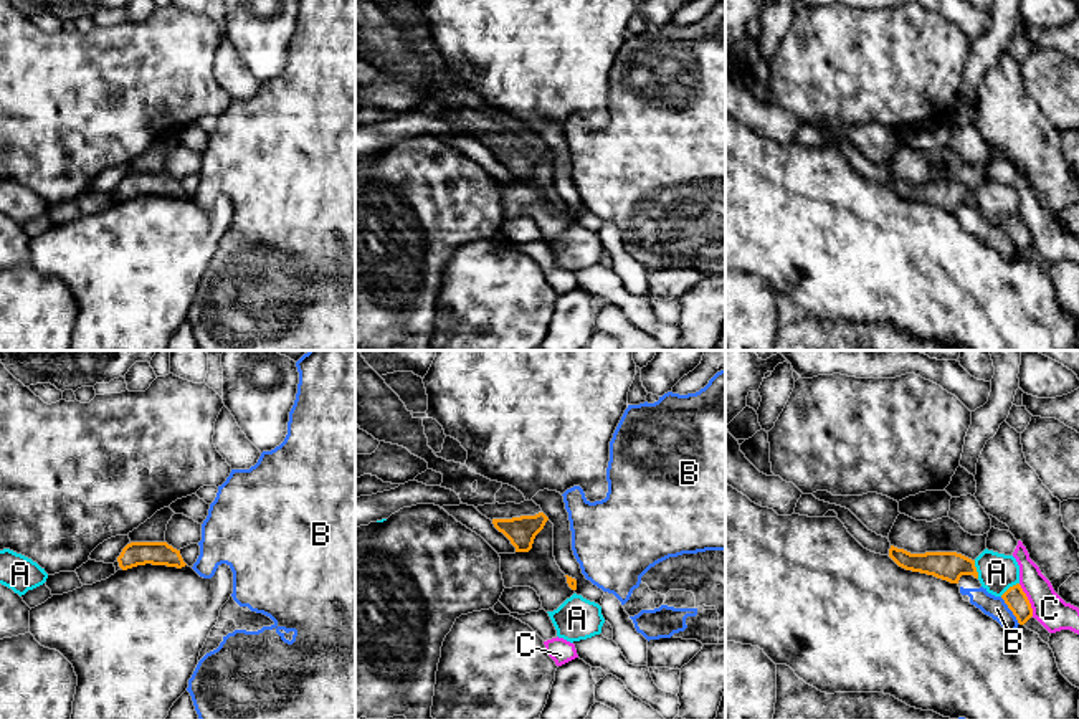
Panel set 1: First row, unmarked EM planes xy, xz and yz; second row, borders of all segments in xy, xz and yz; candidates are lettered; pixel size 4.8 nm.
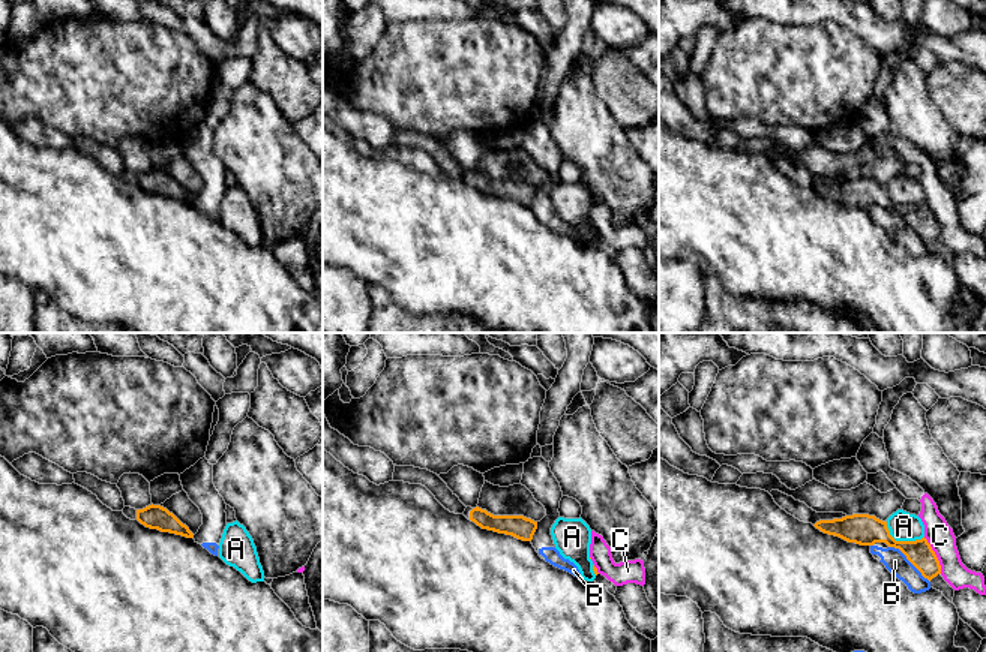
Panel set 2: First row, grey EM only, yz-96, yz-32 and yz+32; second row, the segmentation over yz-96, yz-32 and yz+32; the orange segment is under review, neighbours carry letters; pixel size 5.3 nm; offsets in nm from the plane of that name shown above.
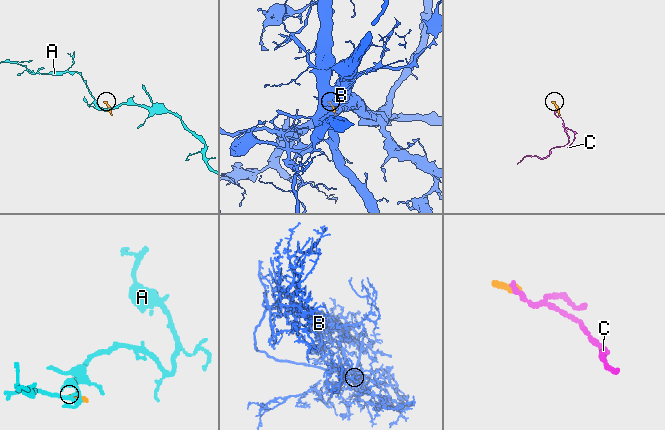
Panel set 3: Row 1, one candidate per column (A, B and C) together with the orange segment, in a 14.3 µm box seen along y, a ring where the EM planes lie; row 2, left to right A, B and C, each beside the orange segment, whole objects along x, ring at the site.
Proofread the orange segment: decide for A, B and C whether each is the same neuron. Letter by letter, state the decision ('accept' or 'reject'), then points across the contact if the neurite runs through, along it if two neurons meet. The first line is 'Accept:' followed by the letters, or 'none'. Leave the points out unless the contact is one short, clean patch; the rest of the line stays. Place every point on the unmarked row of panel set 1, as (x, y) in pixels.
Accept: none
A: reject
B: reject
C: reject

